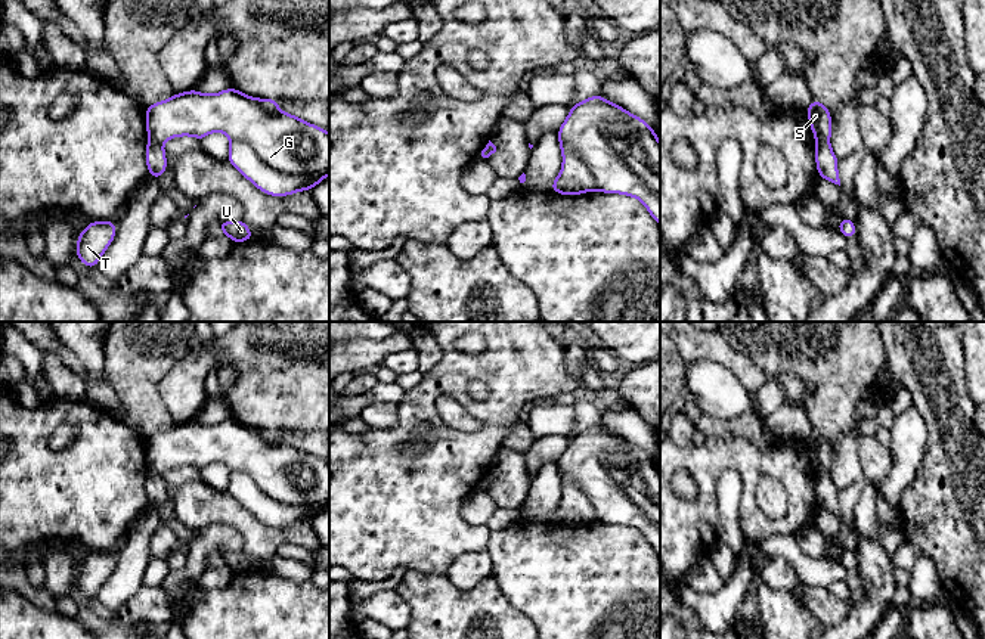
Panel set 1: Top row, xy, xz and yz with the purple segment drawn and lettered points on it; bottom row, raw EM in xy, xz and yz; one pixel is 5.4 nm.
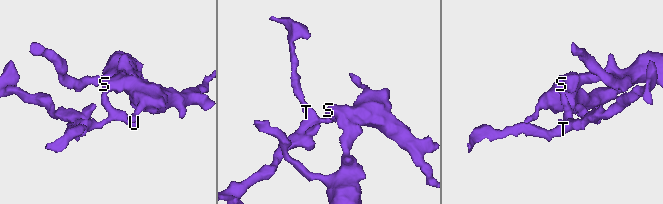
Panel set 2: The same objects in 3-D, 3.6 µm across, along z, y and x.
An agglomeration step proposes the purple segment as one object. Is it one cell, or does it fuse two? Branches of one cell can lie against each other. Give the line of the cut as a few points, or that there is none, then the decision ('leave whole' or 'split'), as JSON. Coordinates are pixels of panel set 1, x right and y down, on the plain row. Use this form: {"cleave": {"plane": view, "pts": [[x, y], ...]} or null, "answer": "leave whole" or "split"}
{"cleave": {"plane": "xy", "pts": [[149, 470], [161, 475]]}, "answer": "split"}

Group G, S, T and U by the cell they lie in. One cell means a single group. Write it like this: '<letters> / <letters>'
G S / T U

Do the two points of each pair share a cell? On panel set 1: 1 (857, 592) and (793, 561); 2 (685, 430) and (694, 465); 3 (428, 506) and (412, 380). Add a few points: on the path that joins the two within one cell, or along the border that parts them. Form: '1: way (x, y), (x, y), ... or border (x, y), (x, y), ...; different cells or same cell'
1: way (845, 576), (839, 571), (810, 571); same cell
2: border (675, 441), (683, 446), (690, 443); different cells
3: border (424, 375), (405, 391); different cells

